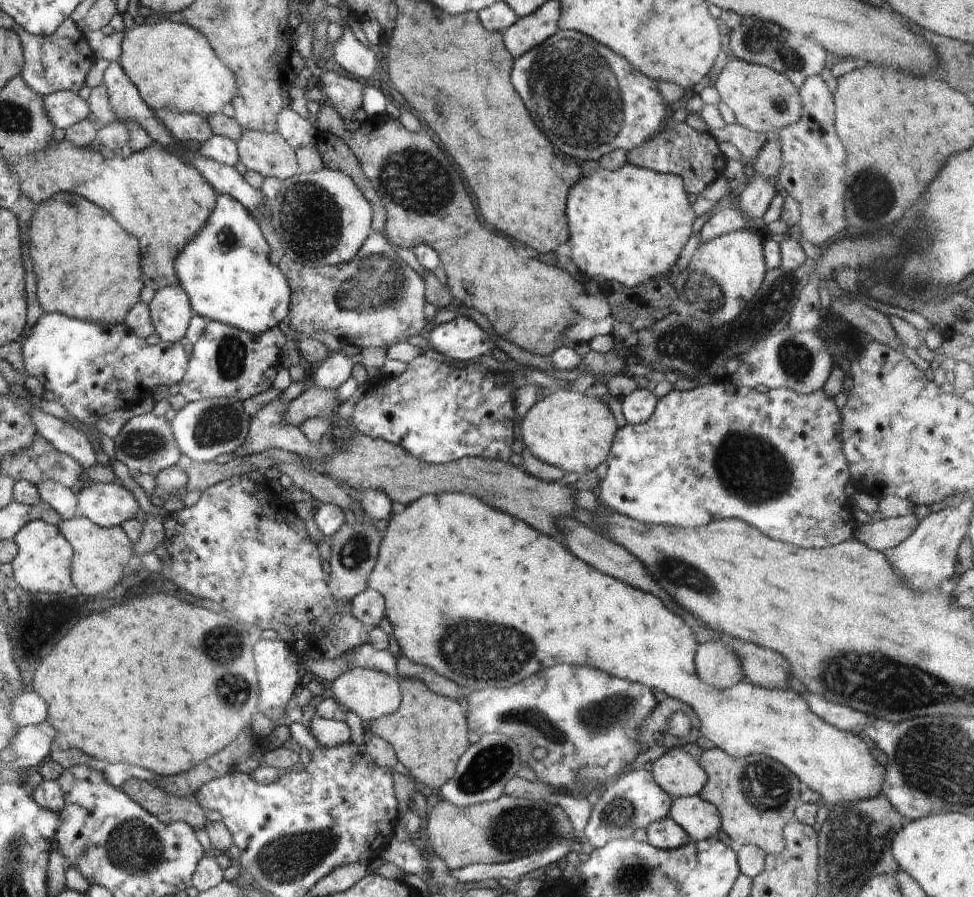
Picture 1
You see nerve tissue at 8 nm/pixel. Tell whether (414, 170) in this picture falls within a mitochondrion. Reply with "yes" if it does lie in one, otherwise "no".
yes

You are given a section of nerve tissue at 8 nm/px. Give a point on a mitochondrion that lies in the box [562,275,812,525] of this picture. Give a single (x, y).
(747, 468)

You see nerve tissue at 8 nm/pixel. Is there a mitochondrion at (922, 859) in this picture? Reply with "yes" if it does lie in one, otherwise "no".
no

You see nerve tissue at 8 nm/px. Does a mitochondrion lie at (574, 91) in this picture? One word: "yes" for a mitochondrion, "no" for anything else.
yes

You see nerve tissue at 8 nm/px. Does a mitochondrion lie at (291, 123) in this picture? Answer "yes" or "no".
no

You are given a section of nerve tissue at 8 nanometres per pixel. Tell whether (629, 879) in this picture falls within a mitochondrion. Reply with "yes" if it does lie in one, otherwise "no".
yes

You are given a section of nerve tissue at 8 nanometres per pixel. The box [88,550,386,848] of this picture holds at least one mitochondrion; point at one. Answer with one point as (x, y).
(223, 647)

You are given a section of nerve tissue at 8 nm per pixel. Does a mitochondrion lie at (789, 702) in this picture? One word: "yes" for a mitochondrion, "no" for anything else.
no

